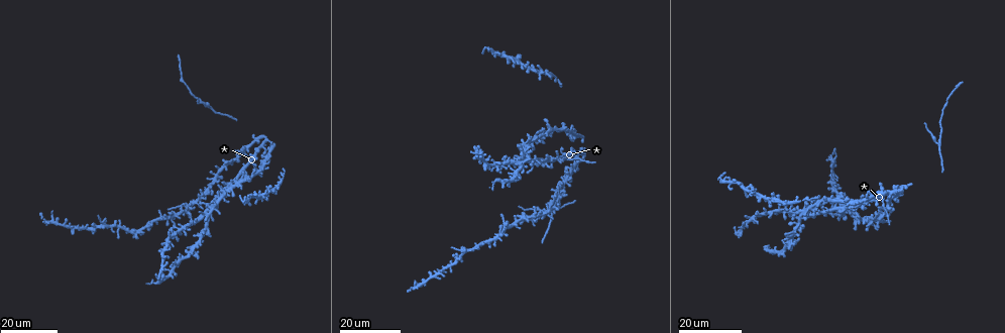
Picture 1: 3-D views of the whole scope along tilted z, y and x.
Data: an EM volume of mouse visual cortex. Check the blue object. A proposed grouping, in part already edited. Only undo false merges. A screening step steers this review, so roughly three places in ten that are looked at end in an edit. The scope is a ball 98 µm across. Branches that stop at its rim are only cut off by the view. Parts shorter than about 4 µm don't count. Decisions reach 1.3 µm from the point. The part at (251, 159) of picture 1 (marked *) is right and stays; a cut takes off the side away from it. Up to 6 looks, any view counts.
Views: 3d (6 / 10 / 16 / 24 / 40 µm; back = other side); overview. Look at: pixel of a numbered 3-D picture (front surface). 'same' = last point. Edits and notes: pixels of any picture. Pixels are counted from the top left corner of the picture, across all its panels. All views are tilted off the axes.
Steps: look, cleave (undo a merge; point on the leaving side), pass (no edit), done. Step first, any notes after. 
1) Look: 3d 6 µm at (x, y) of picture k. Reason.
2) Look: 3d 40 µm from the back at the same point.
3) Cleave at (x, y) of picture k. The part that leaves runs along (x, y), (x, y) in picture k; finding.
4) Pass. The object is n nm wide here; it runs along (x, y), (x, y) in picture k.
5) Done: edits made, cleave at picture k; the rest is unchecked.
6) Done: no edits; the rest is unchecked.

Look: 3d 16 µm at (252, 157) of picture 1.

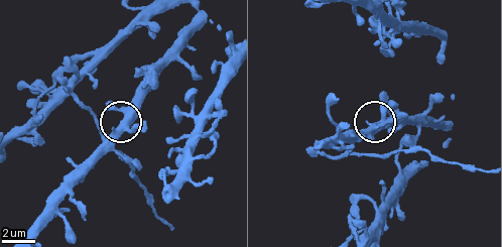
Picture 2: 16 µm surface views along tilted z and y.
Look: 3d 6 µm at (123, 109) of picture 2.

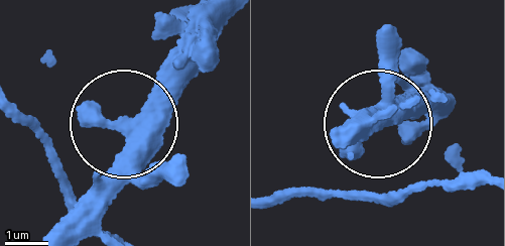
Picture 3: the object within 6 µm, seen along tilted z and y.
Pass. The side arm is 14 µm long; it runs along (97, 180), (125, 129), (35, 127) in picture 3; all the same cell.

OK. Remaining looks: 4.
Look: 3d 24 µm at (565, 129) of picture 1. Four or more arms meet.

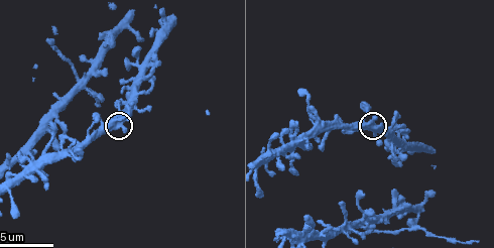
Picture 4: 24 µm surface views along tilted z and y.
Look: 3d 6 µm at (366, 118) of picture 4. Closer look.

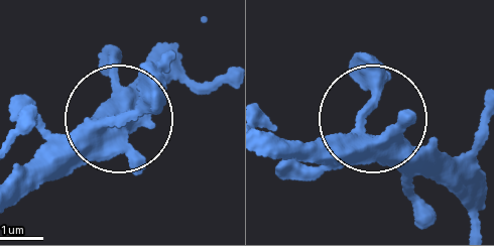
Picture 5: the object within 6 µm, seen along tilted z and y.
Pass. 4 arms meet here; all the same cell.

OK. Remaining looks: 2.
Look: 3d 16 µm at (194, 202) of picture 1.

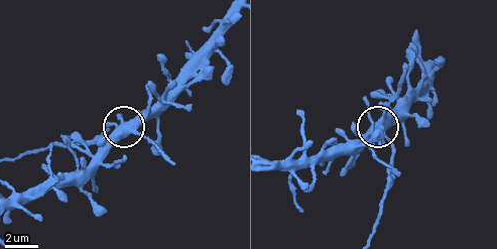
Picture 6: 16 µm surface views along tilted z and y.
Look: 3d 10 µm at the same point. Closer look.

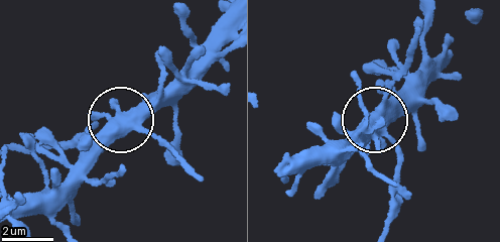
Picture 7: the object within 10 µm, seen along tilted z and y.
Cleave at (399, 177) of picture 7. The part that leaves runs along (393, 140), (389, 225) in picture 7; two cells meet here.

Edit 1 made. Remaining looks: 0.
Done: edits made, cleave at picture 7; the rest is unchecked.

